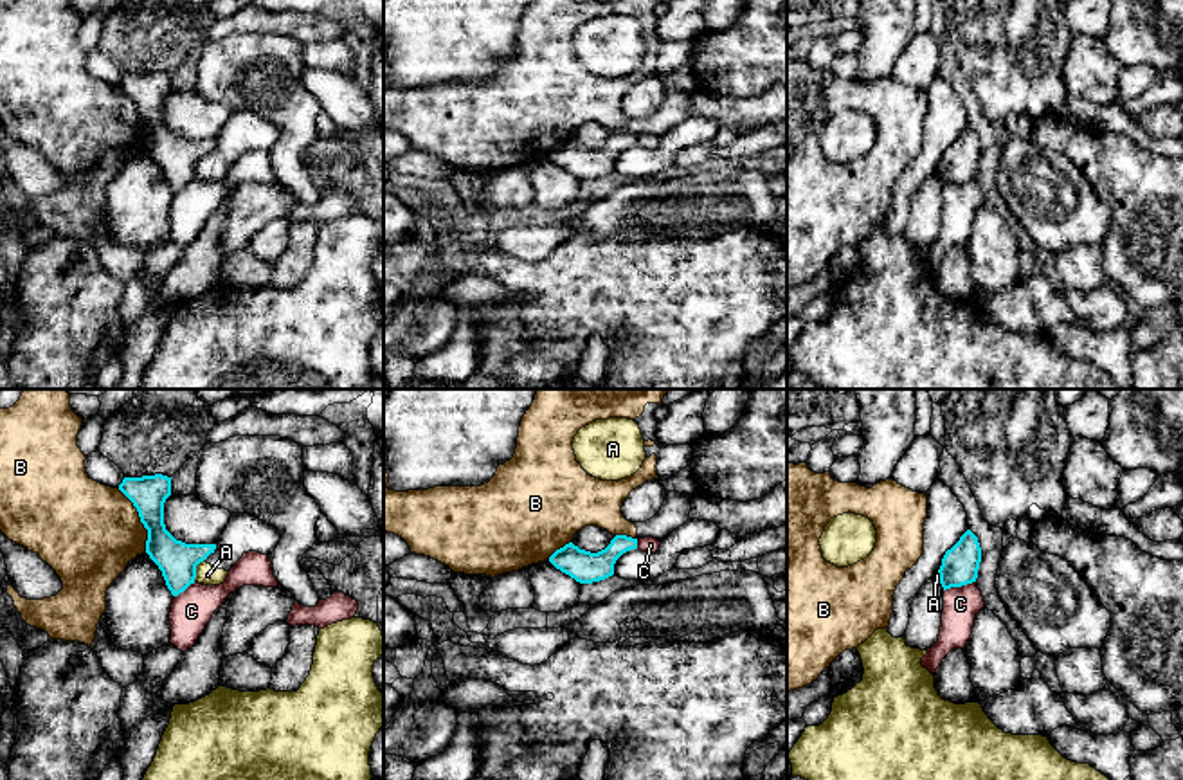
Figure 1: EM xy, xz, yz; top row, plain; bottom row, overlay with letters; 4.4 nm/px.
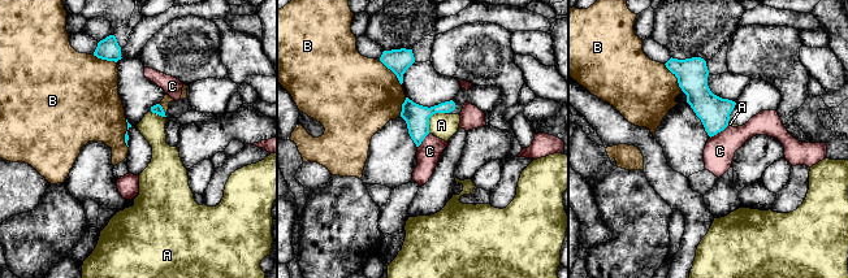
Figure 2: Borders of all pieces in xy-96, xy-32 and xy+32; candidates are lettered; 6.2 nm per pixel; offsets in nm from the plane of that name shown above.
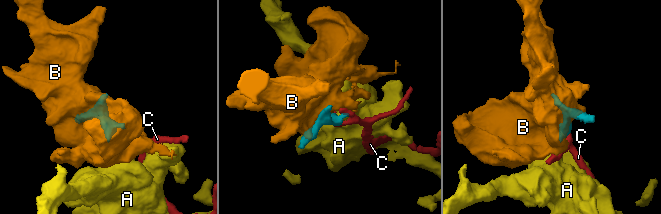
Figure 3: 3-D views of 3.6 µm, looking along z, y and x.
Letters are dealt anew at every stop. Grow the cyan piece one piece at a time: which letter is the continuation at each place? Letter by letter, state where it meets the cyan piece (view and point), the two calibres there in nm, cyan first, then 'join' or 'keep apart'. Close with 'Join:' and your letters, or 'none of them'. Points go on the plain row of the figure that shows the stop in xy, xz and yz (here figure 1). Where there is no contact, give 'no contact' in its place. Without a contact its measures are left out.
A: xy (195, 166) | 170/90 nm | keep apart
B: xy (141, 117) | 170/460 nm | keep apart
C: yz (958, 182) | 170/160 nm | keep apart
Join: none of them

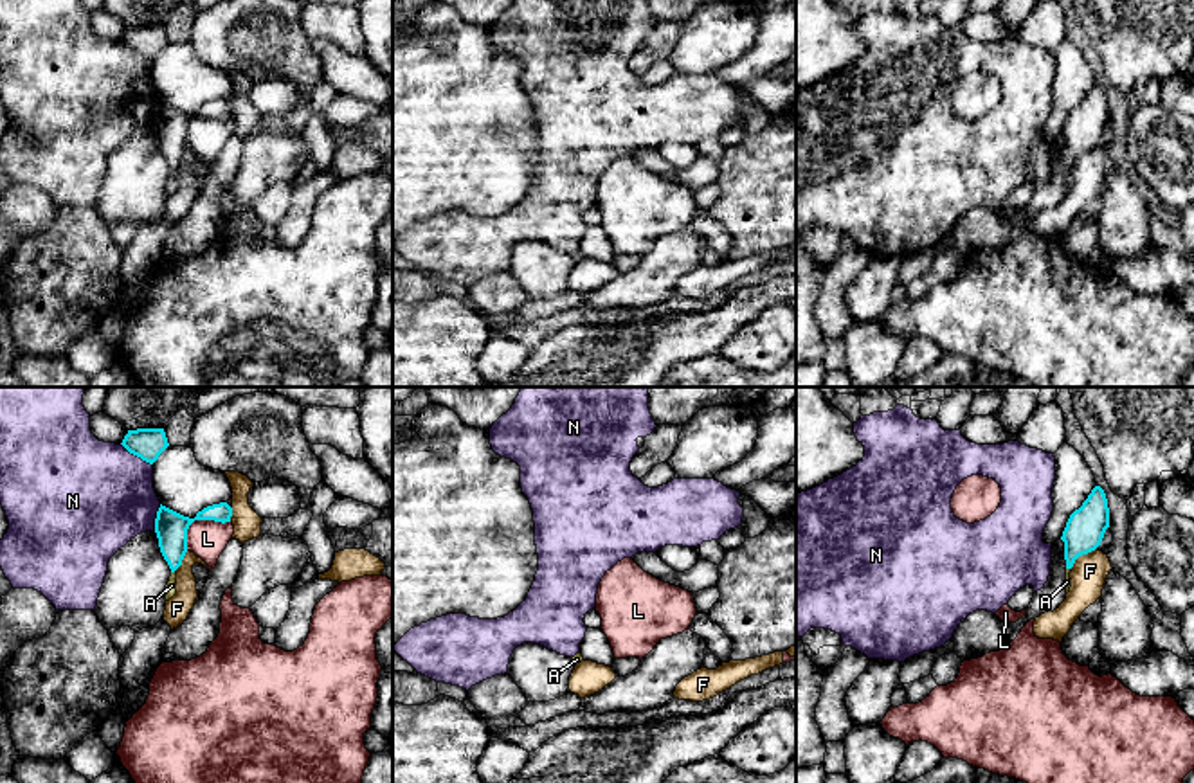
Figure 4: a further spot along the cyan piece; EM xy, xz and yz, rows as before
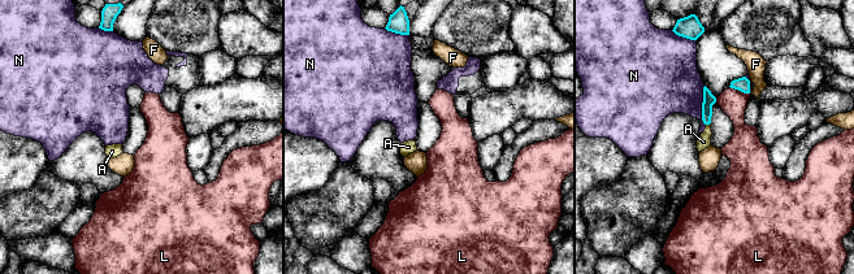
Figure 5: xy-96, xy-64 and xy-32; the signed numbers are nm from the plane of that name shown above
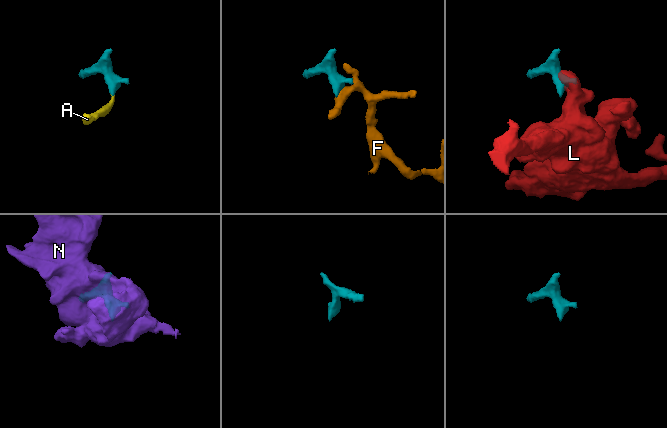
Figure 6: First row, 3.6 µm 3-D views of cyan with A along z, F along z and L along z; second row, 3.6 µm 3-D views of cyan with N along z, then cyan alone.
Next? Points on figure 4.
A: xy (173, 168) | 140/50 nm | join
F: yz (1081, 152) | 180/160 nm | keep apart
L: xy (197, 116) | 140/170 nm | keep apart
N: xy (137, 53) | 140/480 nm | keep apart
Join: A

